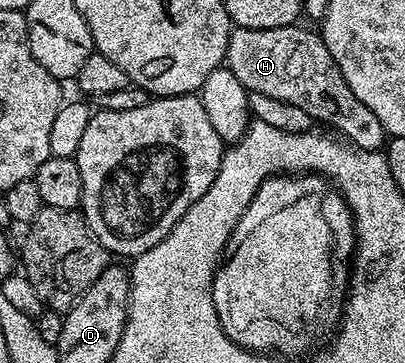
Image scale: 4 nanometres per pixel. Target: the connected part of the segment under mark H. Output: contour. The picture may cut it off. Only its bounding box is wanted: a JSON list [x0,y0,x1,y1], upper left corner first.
[224,23,387,153]

